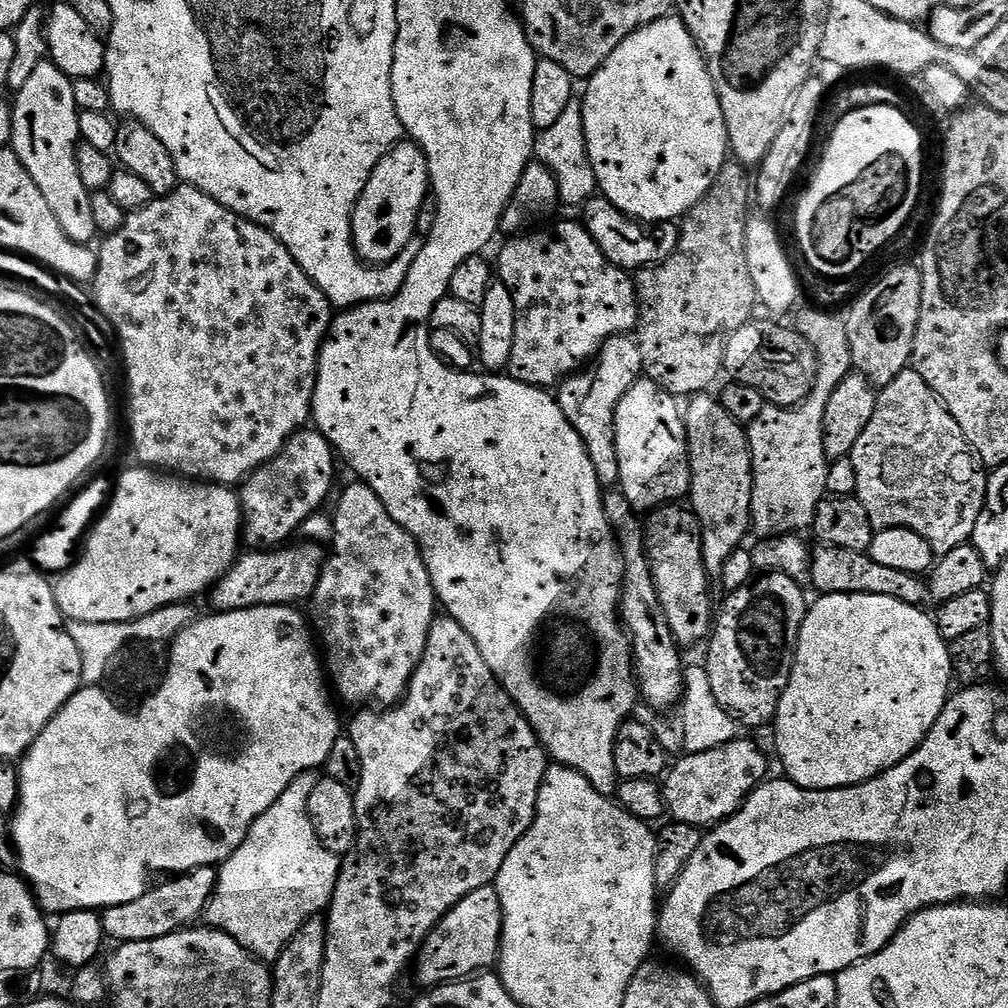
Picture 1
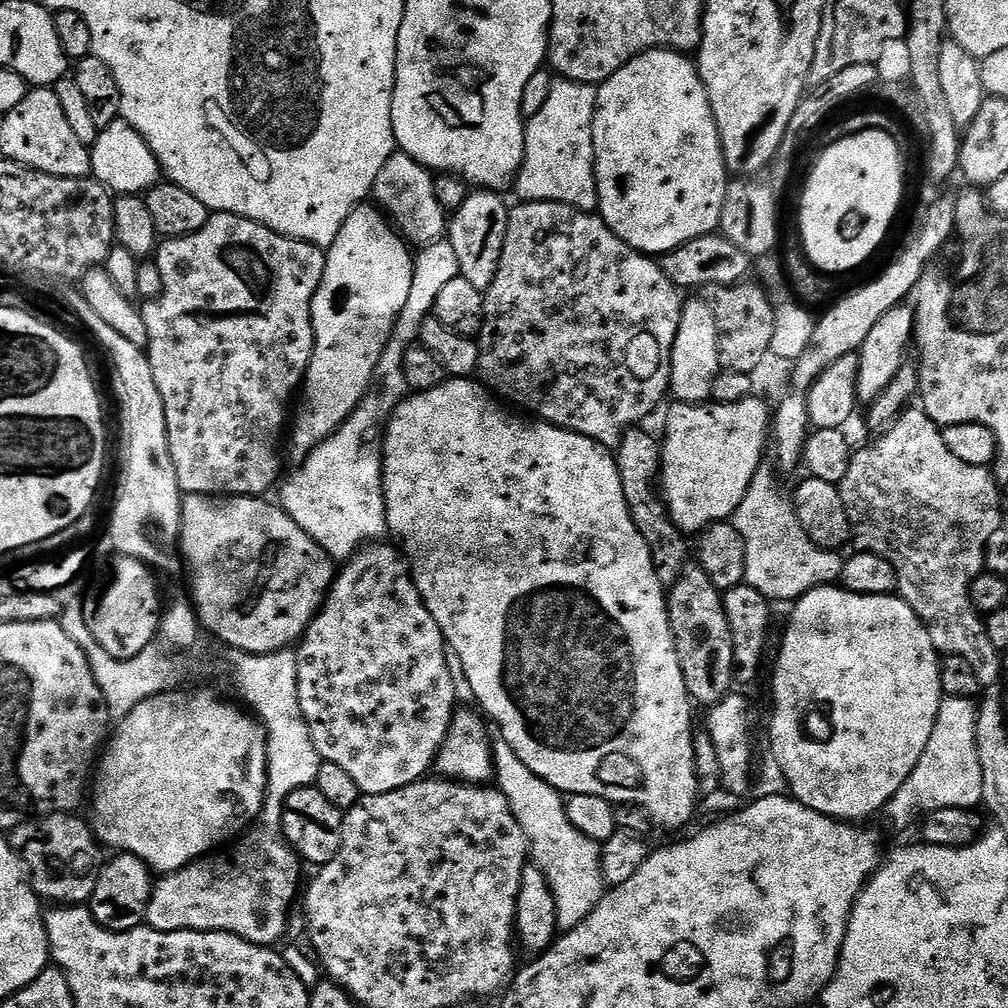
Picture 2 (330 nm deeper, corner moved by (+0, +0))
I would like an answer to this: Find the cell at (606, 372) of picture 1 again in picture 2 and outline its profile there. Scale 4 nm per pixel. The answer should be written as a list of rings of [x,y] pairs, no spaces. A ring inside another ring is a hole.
[[[633,426],[622,438],[620,447],[615,449],[616,469],[622,482],[622,494],[626,494],[626,502],[630,514],[634,518],[634,526],[646,538],[646,546],[650,546],[650,558],[654,562],[654,574],[658,574],[658,582],[665,590],[672,587],[682,570],[689,563],[688,544],[685,533],[670,518],[666,505],[658,491],[660,478],[660,454],[662,444],[644,429],[644,426]]]

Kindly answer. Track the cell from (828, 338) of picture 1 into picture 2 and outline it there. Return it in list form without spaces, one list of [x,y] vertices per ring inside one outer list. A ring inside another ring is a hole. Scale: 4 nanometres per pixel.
[[[767,470],[757,472],[742,506],[730,523],[745,542],[745,576],[743,583],[758,590],[769,602],[795,602],[810,590],[832,586],[841,579],[845,557],[836,550],[819,548],[796,521],[793,501],[780,493],[776,480]]]

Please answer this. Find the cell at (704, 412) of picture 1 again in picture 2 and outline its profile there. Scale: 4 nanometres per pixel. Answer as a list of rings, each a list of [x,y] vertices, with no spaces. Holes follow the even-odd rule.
[[[702,298],[685,299],[680,310],[678,334],[672,347],[672,365],[668,383],[671,395],[682,404],[702,404],[711,401],[714,378],[721,370],[718,330],[710,306]]]

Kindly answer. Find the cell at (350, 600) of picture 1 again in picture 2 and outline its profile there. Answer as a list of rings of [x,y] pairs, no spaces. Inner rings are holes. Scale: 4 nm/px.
[[[373,542],[337,571],[332,589],[295,649],[298,702],[302,702],[306,726],[310,726],[310,742],[314,742],[321,761],[334,762],[346,770],[366,796],[393,792],[425,779],[433,771],[458,704],[446,667],[449,649],[442,630],[426,610],[409,565],[393,548],[388,542]]]

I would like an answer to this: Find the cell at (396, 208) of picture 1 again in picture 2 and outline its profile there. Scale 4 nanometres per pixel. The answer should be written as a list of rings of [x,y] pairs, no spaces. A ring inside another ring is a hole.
[[[368,207],[355,208],[346,218],[342,230],[338,230],[338,238],[334,238],[327,248],[322,282],[312,299],[312,357],[298,396],[300,405],[297,408],[295,405],[294,419],[290,424],[292,456],[296,462],[303,460],[312,449],[339,430],[342,422],[346,422],[358,402],[369,392],[378,358],[382,358],[382,350],[392,337],[396,319],[402,314],[402,306],[406,306],[406,298],[410,298],[410,282],[414,282],[413,249],[405,243],[379,207]]]

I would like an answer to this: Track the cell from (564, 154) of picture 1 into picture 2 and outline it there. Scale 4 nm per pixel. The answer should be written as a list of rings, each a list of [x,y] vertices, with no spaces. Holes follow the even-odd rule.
[[[553,79],[542,110],[527,117],[524,126],[524,161],[514,181],[517,201],[558,202],[591,213],[599,209],[592,129],[596,93],[597,89],[591,84]]]

